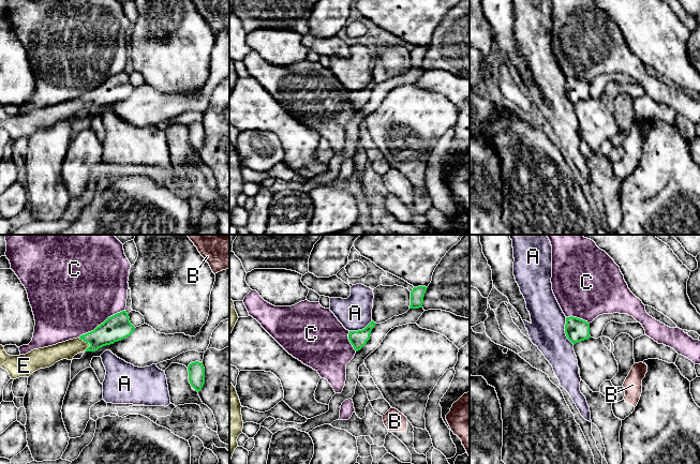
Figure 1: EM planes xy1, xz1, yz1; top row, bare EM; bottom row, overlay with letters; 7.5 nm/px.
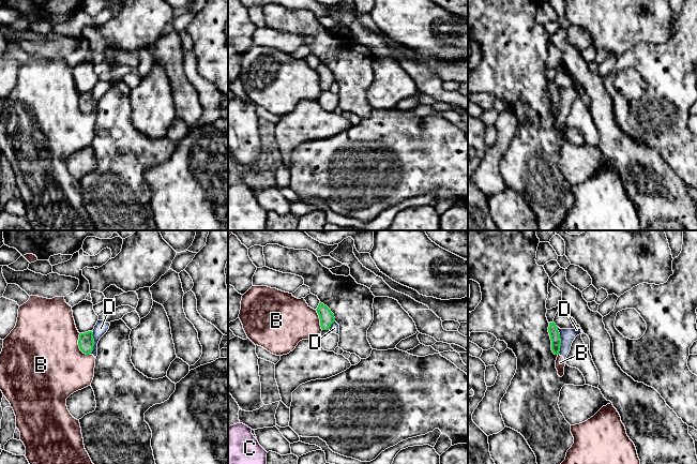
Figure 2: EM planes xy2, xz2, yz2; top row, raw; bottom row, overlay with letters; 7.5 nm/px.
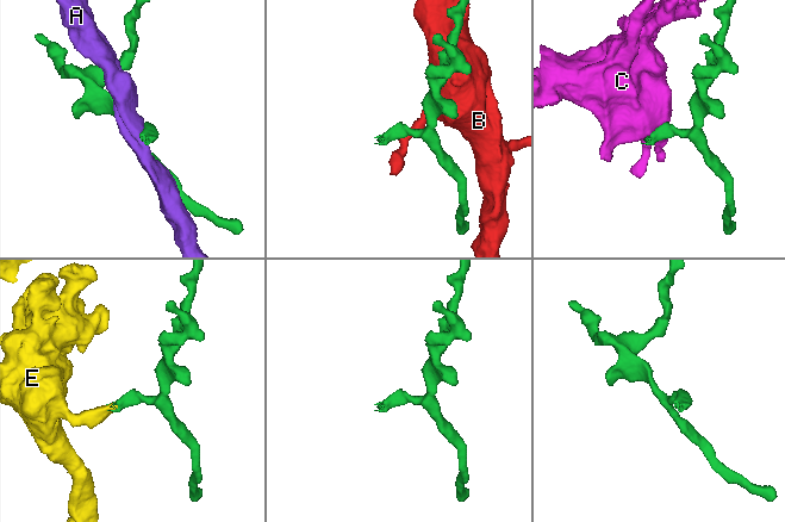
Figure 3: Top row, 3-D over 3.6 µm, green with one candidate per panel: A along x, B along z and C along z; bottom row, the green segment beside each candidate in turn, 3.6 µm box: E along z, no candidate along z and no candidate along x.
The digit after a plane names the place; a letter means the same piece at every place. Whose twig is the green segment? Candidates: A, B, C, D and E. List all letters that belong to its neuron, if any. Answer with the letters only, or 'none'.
E

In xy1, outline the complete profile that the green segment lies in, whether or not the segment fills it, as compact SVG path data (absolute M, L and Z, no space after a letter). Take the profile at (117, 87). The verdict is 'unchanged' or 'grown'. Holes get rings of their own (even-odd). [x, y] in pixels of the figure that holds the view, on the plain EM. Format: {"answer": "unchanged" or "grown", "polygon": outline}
{"answer": "grown", "polygon": "M122 71L108 77L93 91L77 99L33 109L26 115L10 116L0 105L0 128L6 130L12 139L29 137L33 132L49 128L60 120L73 120L73 117L79 113L95 111L103 106L121 101L130 96L134 90L129 74Z"}

